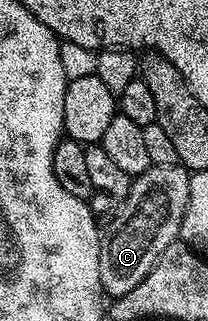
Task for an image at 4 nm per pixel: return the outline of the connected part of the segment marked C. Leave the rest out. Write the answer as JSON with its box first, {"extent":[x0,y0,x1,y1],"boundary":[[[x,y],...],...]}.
{"extent":[100,166,188,297],"boundary":[[[153,166],[133,179],[126,198],[100,237],[100,284],[109,297],[130,294],[150,274],[166,246],[179,237],[188,205],[188,177],[180,166]]]}

